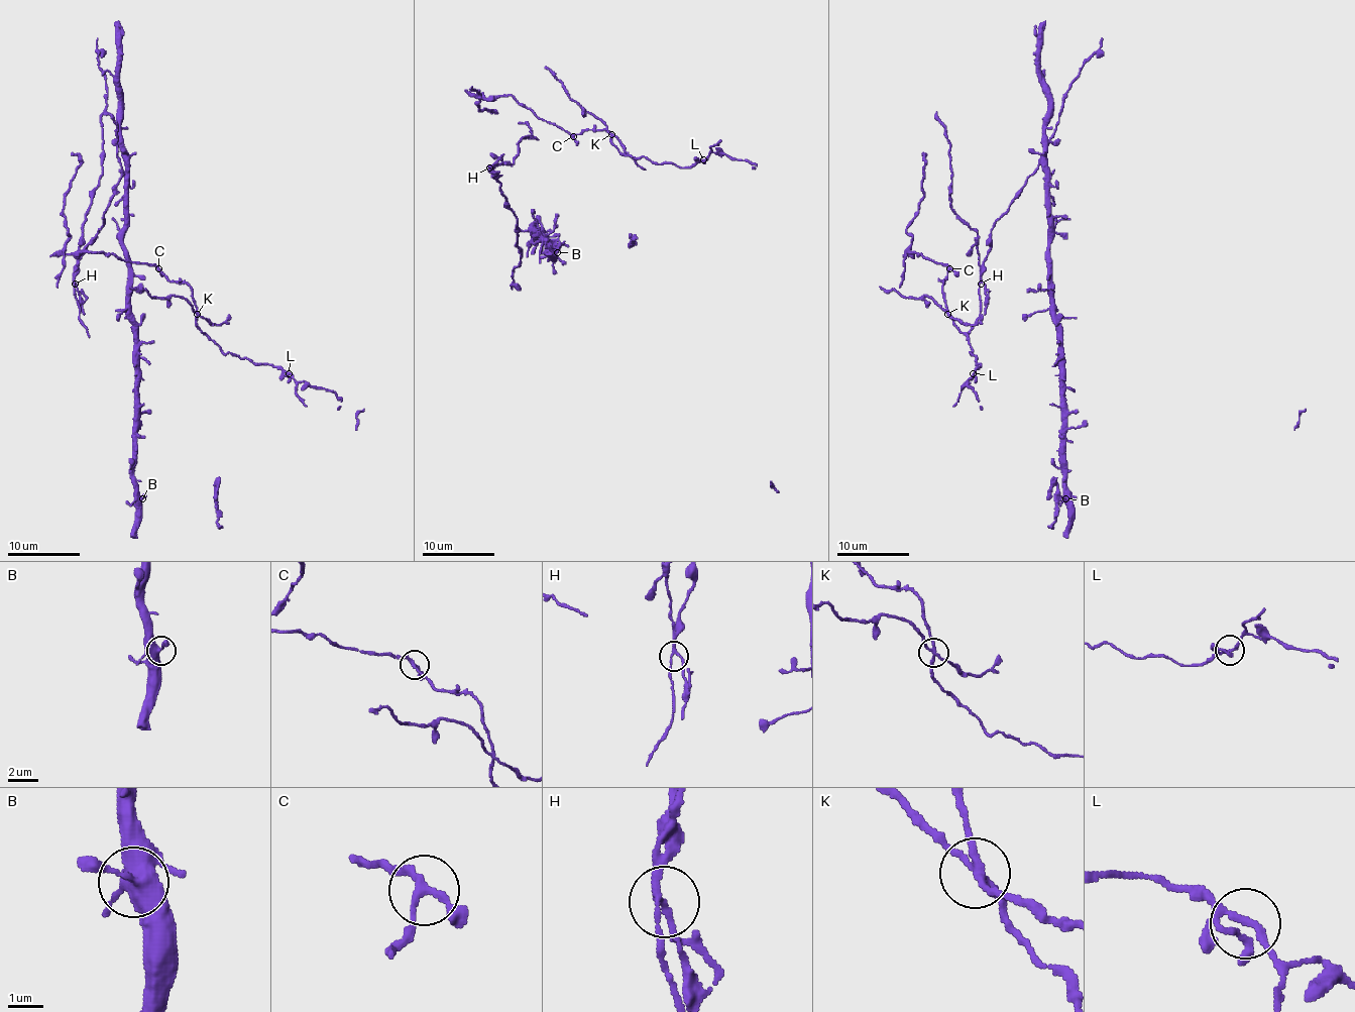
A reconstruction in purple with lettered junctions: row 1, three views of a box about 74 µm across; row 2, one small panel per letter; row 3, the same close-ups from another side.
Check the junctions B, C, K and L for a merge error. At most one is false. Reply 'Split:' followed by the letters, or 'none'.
Split: K

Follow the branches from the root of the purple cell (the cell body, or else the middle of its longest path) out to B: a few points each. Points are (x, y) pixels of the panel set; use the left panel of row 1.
B: (102, 173), (102, 143), (120, 141), (126, 167), (122, 250), (135, 339), (133, 488), (142, 498)

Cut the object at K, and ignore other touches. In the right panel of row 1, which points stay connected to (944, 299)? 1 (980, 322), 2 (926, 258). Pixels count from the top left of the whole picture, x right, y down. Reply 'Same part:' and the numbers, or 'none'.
Same part: 2

